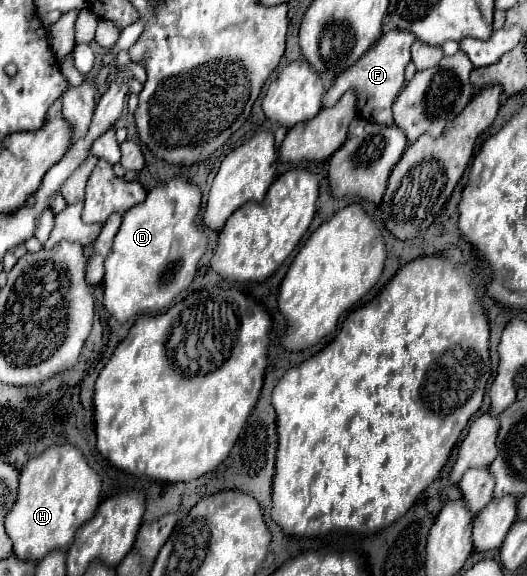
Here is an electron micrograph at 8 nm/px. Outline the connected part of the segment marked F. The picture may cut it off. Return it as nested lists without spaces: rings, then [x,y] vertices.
[[[399,29],[385,31],[355,65],[345,69],[335,79],[333,87],[323,97],[323,107],[335,105],[347,89],[353,89],[357,93],[357,109],[359,109],[359,115],[363,119],[369,119],[369,121],[379,123],[379,125],[391,125],[393,123],[391,105],[405,83],[403,73],[405,73],[405,65],[411,61],[409,47],[413,41],[415,41],[415,37],[409,31],[399,31]]]

